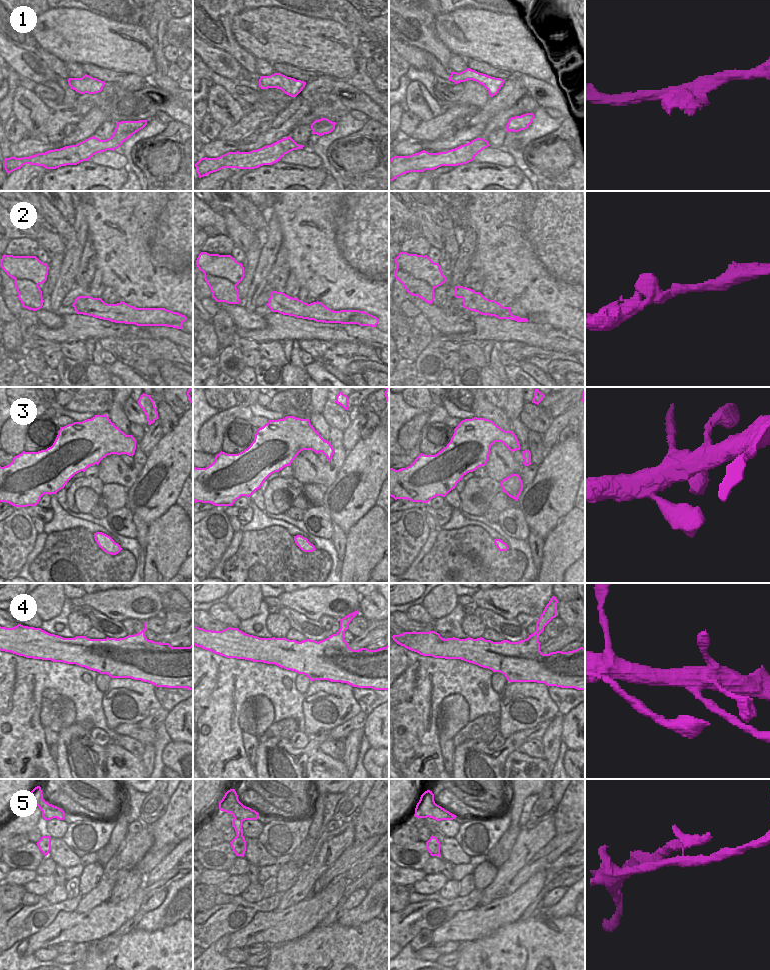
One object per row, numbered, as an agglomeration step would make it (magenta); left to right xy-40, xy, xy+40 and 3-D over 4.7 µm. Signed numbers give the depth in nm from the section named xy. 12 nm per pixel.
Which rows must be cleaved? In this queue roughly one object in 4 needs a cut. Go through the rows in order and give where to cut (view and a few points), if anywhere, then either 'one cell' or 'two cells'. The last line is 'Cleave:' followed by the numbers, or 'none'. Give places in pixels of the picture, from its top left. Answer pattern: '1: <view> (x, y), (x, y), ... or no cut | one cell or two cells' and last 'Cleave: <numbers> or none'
1: xy (331, 121), (321, 127), (314, 127), (312, 129) | two cells
2: no cut | one cell
3: no cut | one cell
4: no cut | one cell
5: xy (242, 834), (237, 836) | two cells
Cleave: 1, 5

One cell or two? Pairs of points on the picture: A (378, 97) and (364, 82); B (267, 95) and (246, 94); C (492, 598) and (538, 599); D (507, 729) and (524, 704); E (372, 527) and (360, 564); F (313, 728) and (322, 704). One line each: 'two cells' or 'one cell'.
A: one cell
B: one cell
C: one cell
D: one cell
E: one cell
F: one cell

